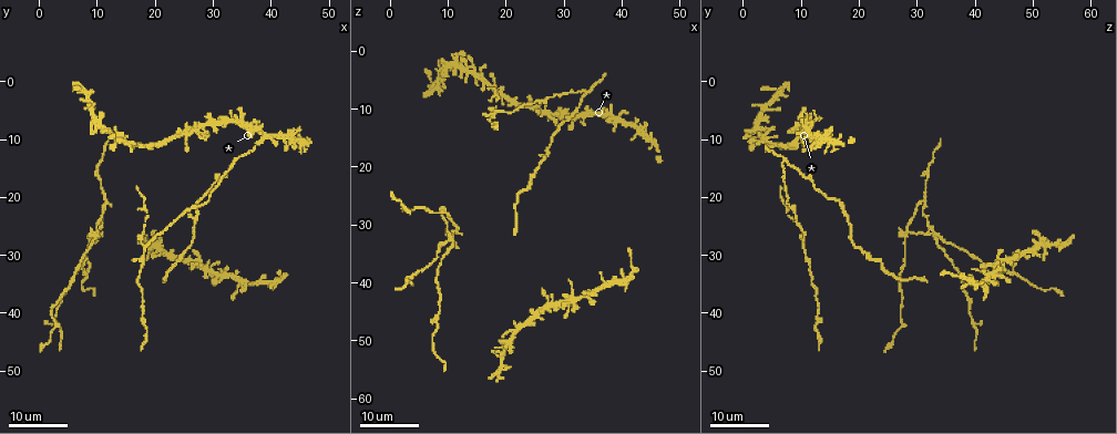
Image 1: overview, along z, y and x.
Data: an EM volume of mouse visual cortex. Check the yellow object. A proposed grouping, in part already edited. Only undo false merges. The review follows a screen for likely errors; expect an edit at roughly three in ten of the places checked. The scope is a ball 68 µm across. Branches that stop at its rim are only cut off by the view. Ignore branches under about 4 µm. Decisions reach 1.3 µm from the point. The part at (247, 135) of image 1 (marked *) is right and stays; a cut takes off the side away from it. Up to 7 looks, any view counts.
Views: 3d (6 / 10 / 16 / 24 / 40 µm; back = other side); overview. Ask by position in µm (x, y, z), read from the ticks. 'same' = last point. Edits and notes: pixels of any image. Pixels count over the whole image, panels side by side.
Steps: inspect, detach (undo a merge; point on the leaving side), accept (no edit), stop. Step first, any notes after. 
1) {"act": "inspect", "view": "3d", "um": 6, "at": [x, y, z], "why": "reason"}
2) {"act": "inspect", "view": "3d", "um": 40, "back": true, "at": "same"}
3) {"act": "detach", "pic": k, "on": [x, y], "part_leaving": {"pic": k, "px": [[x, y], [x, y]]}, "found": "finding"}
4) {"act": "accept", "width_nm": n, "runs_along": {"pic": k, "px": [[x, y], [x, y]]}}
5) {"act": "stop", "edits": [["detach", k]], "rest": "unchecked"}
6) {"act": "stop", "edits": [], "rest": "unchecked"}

{"act": "inspect", "view": "3d", "um": 16, "at": [33.5, 13.5, 7.0], "why": "arms part here"}

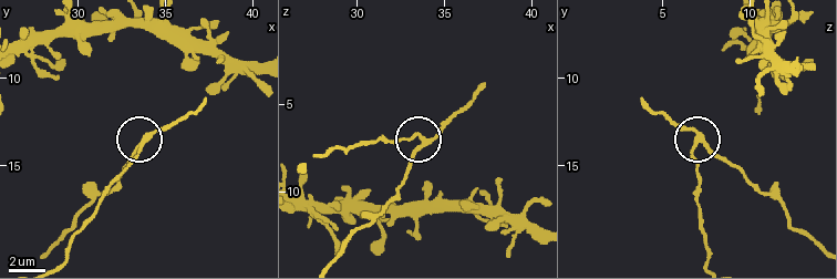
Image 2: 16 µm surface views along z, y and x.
{"act": "inspect", "view": "3d", "um": 6, "at": [33.7, 13.6, 7.0]}

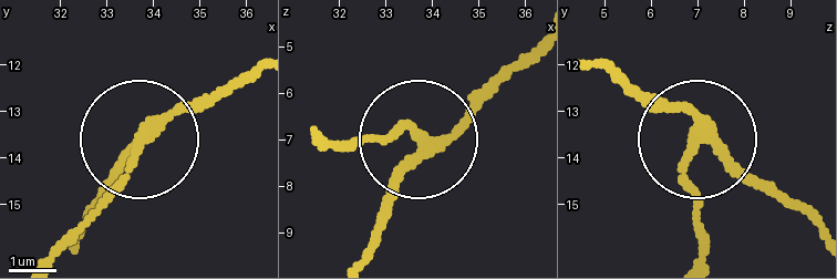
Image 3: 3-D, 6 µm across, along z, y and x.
{"act": "detach", "pic": 3, "on": [395, 186], "width_nm": 230, "found": "a second neuron is stuck on"}

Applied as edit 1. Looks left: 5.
{"act": "inspect", "view": "overview"}

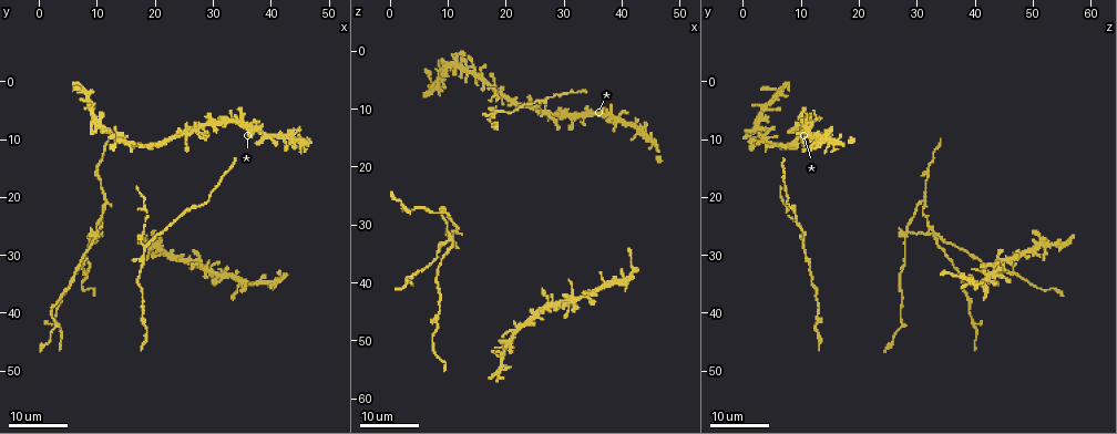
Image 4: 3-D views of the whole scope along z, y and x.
{"act": "inspect", "view": "3d", "um": 24, "at": [11.5, 20.5, 31.0], "why": "four or more arms meet"}

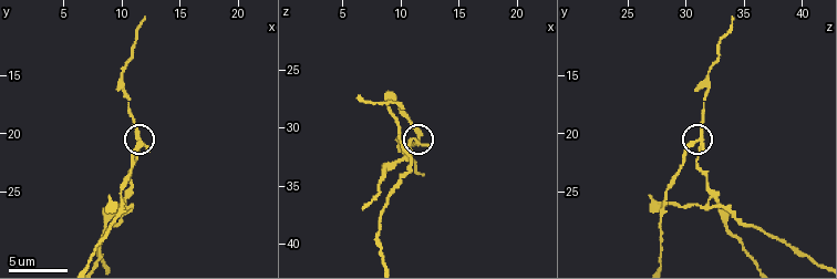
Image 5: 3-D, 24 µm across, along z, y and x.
{"act": "inspect", "view": "3d", "um": 6, "at": [11.4, 20.4, 31.0]}

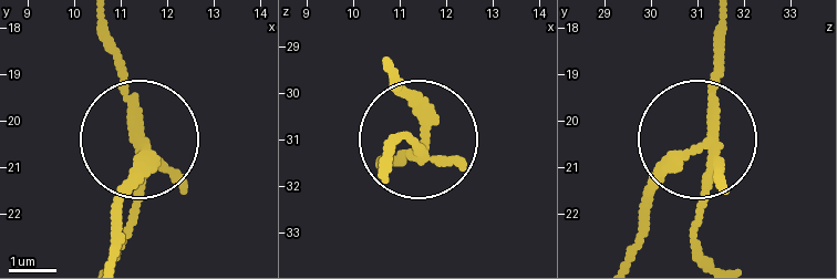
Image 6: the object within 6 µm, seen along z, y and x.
{"act": "detach", "pic": 6, "on": [135, 182], "part_leaving": {"pic": 6, "px": [[138, 141], [115, 208], [115, 256]]}, "found": "two neurons meet here"}

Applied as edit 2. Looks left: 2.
{"act": "inspect", "view": "3d", "um": 16, "at": [18.5, 28.0, 10.5], "why": "a fork"}

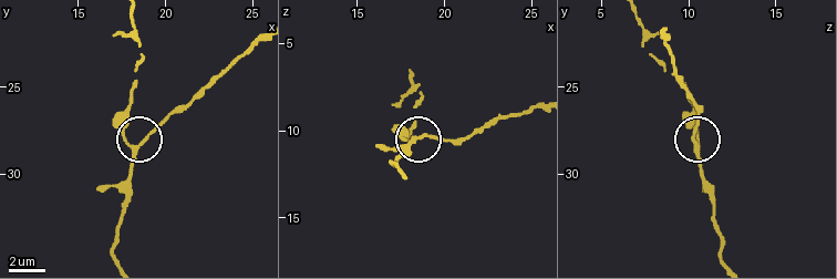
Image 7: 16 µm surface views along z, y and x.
{"act": "inspect", "view": "3d", "um": 6, "at": [18.2, 28.6, 10.4]}

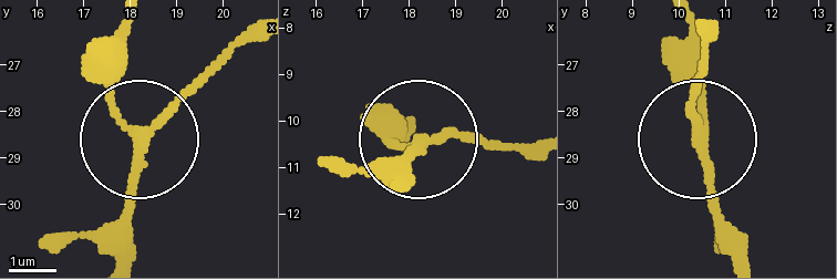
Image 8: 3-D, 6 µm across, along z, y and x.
{"act": "accept", "width_nm": 180, "runs_along": {"pic": 8, "px": [[251, 29], [144, 128], [112, 101], [89, 45]]}, "found": "one neuron here"}

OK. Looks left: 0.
{"act": "stop", "edits": [["detach", 3], ["detach", 6]], "rest": "unchecked"}

